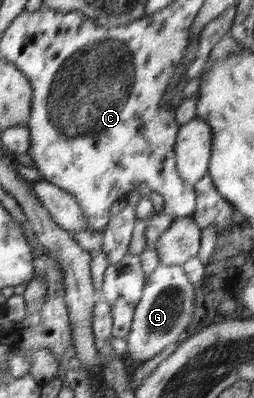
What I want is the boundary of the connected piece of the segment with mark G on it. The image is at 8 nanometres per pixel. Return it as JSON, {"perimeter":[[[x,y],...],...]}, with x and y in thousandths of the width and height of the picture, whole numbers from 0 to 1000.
{"perimeter":[[[638,666],[591,688],[524,789],[512,834],[492,844],[500,889],[535,915],[567,912],[630,889],[661,864],[689,862],[701,844],[748,819],[764,789],[768,724],[713,666]]]}

